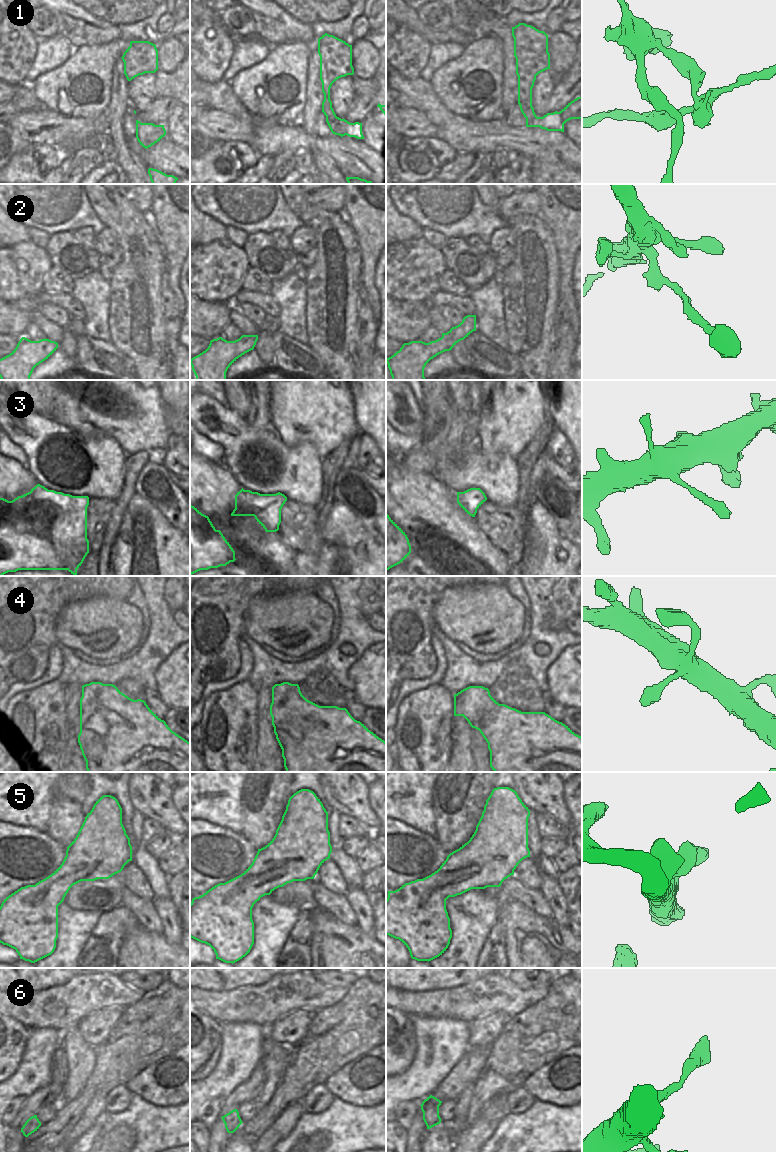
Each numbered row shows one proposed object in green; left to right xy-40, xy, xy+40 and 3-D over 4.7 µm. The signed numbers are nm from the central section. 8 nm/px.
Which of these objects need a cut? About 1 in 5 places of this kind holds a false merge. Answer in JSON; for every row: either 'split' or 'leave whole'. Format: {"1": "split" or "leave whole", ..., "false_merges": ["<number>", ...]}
{"1": "split", "2": "split", "3": "leave whole", "4": "leave whole", "5": "leave whole", "6": "leave whole", "false_merges": ["1", "2"]}

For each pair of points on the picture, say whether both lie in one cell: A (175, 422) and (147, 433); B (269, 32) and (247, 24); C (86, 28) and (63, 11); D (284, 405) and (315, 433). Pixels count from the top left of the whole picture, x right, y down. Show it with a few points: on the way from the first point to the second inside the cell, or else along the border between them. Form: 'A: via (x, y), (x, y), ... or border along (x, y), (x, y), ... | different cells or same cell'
A: border along (162, 402), (166, 413), (166, 424), (171, 433) | different cells
B: border along (249, 10), (255, 24), (256, 36) | different cells
C: via (80, 27), (69, 16) | same cell
D: via (292, 410), (307, 425) | same cell

